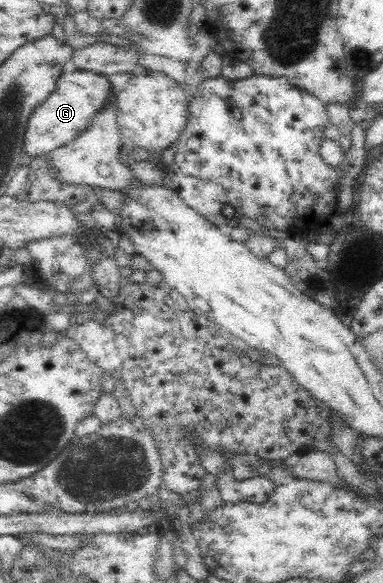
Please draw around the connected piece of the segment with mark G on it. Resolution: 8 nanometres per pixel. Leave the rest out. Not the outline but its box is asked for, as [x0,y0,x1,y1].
[23,67,111,157]

